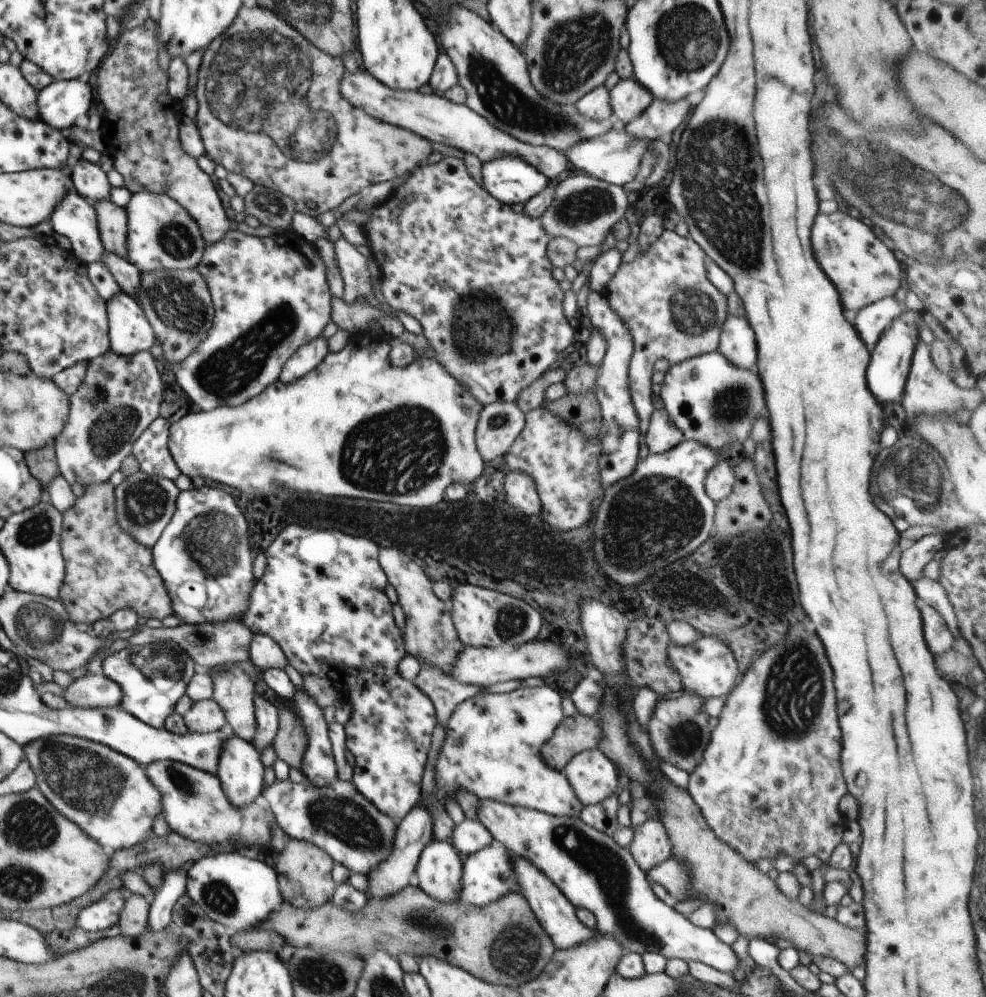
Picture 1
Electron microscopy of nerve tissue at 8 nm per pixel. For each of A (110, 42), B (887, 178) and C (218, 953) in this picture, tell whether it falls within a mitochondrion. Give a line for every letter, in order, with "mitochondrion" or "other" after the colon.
A: other
B: mitochondrion
C: other

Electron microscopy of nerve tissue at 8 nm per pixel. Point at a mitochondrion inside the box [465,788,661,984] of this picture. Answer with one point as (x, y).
(515, 952)

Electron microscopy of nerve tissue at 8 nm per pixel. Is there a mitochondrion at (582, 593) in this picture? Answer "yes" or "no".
no

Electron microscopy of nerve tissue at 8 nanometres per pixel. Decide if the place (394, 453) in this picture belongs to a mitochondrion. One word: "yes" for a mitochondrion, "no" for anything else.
yes

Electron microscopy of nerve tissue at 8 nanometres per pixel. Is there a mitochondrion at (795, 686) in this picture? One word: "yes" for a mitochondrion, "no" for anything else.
yes

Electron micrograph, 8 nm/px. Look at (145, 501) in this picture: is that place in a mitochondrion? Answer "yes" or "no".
yes

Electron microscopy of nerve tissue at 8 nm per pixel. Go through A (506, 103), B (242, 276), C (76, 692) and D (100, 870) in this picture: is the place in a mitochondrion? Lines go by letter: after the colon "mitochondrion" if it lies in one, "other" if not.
A: mitochondrion
B: other
C: other
D: other

